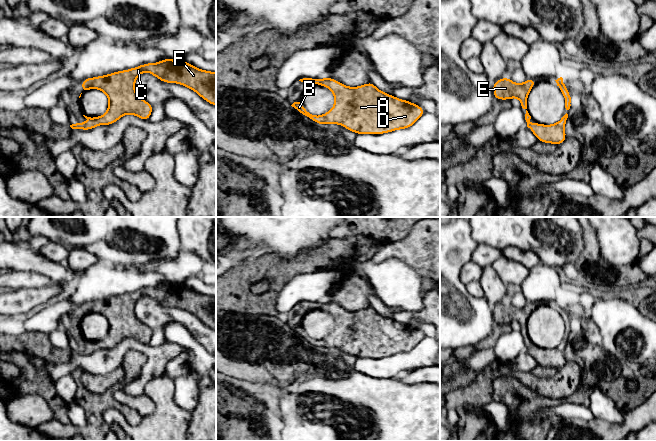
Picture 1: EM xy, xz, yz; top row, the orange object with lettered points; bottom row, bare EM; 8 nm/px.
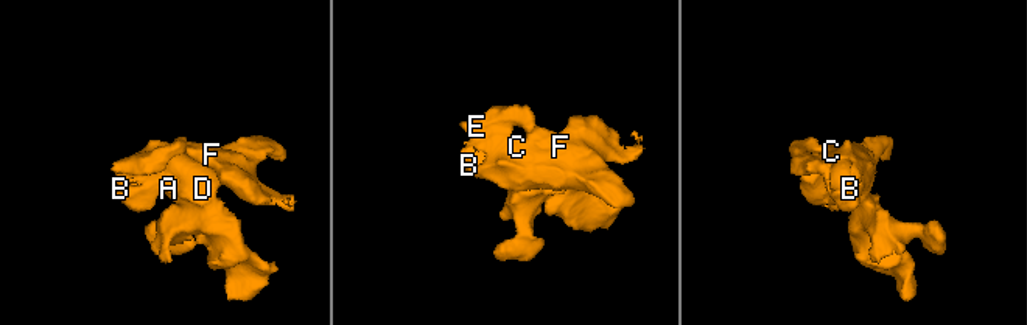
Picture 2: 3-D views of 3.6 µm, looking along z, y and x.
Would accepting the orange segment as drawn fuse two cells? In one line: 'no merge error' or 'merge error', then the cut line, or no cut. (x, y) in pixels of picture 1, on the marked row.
no merge error; cut none

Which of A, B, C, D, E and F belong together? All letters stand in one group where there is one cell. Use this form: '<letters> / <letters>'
A B C D E F

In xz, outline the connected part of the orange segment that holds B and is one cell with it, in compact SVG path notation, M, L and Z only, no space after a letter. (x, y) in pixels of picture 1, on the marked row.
M329 77L303 78L301 82L329 88L335 98L333 108L321 116L309 113L301 102L291 106L304 117L321 124L339 124L356 134L382 134L411 127L425 110L412 102L380 91L372 82L347 87Z

